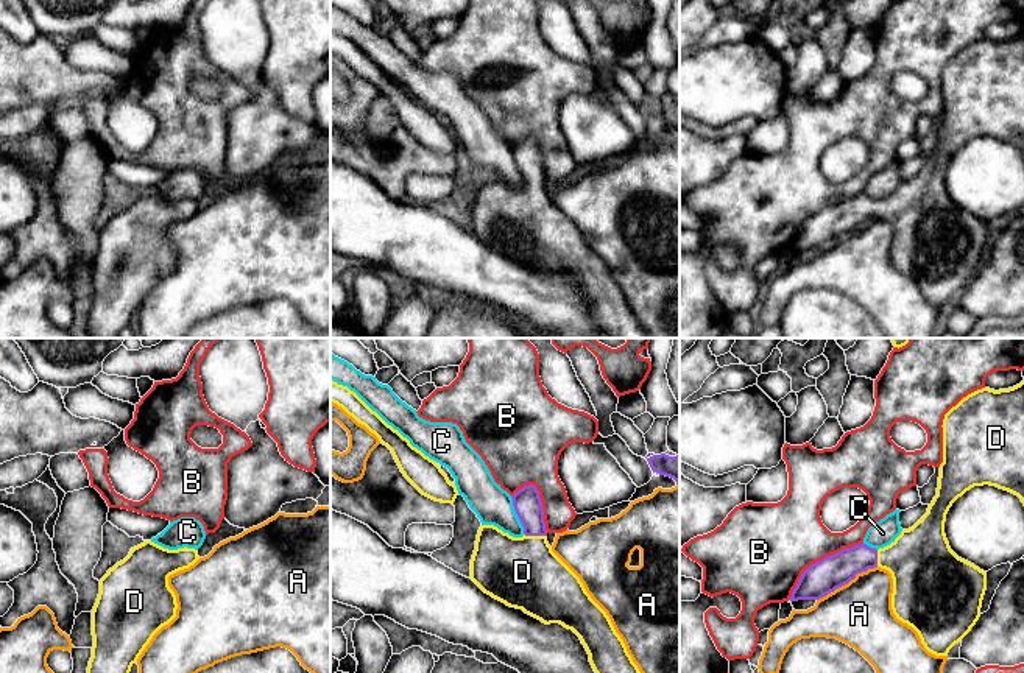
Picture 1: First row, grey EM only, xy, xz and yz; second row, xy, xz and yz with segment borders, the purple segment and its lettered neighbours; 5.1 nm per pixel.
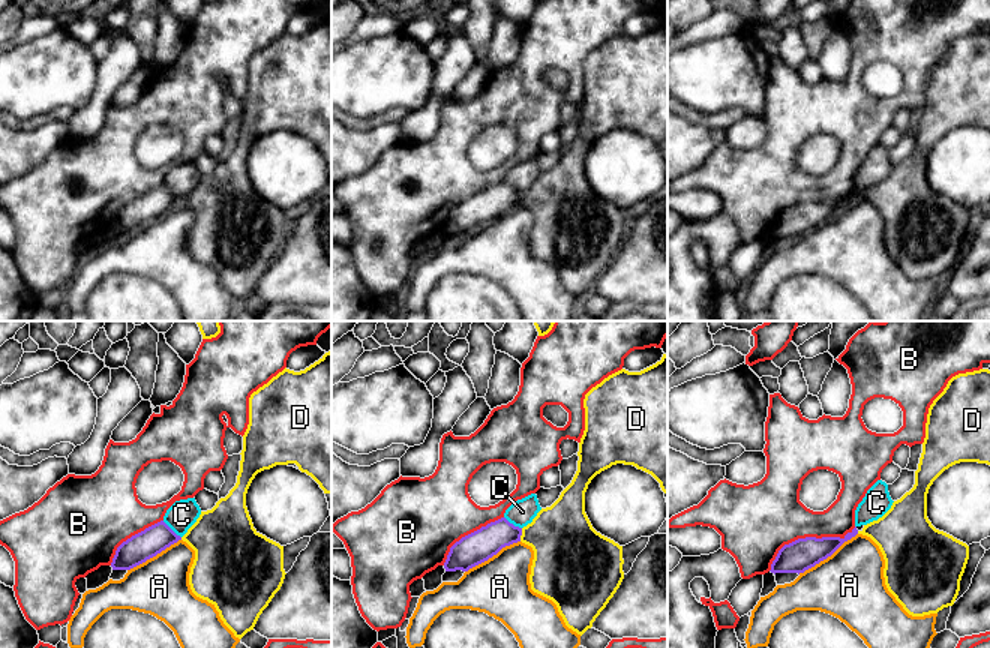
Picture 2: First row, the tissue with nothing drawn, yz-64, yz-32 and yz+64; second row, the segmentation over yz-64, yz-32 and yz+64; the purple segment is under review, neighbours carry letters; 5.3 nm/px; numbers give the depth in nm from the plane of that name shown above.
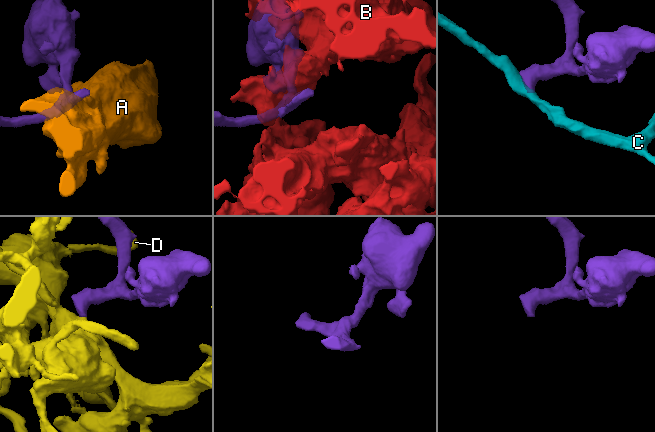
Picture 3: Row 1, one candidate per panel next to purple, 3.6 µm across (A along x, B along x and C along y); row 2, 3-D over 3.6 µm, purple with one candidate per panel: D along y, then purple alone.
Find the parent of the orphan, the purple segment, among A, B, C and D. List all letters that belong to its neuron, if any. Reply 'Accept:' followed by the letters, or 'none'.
Accept: D

